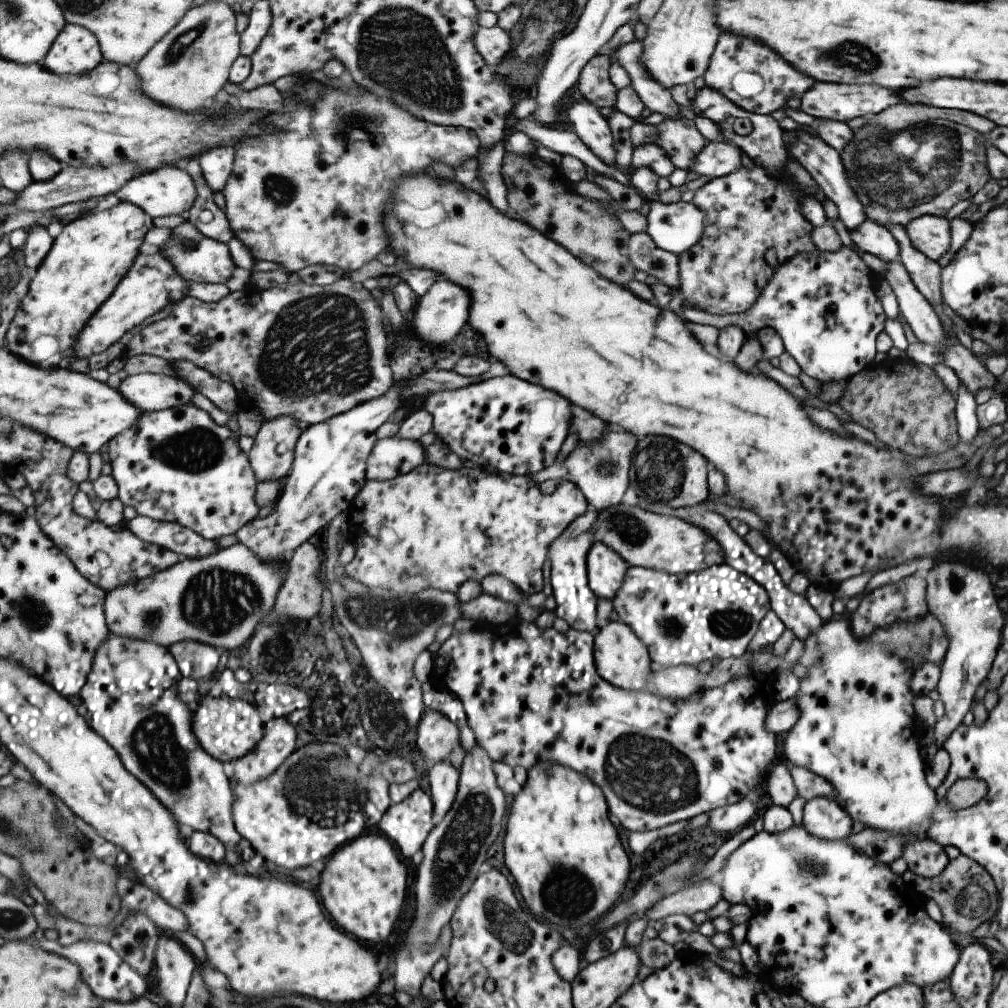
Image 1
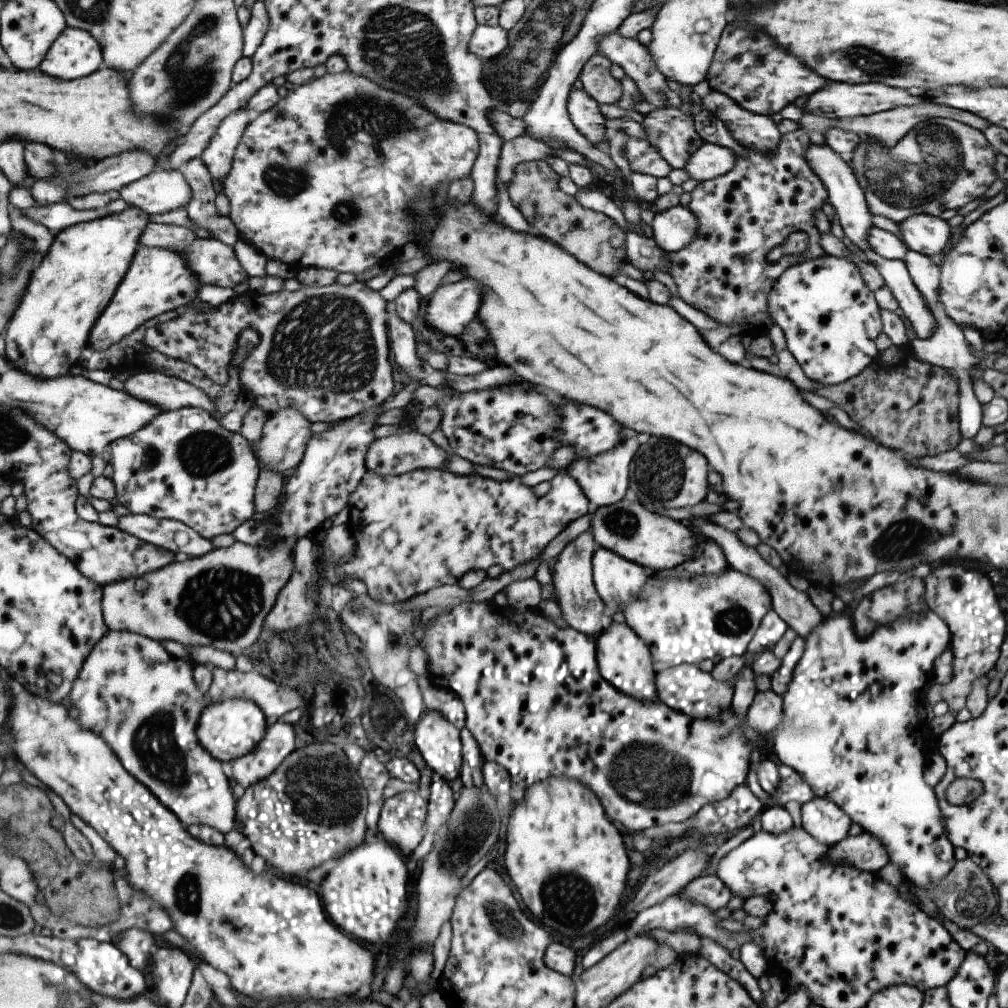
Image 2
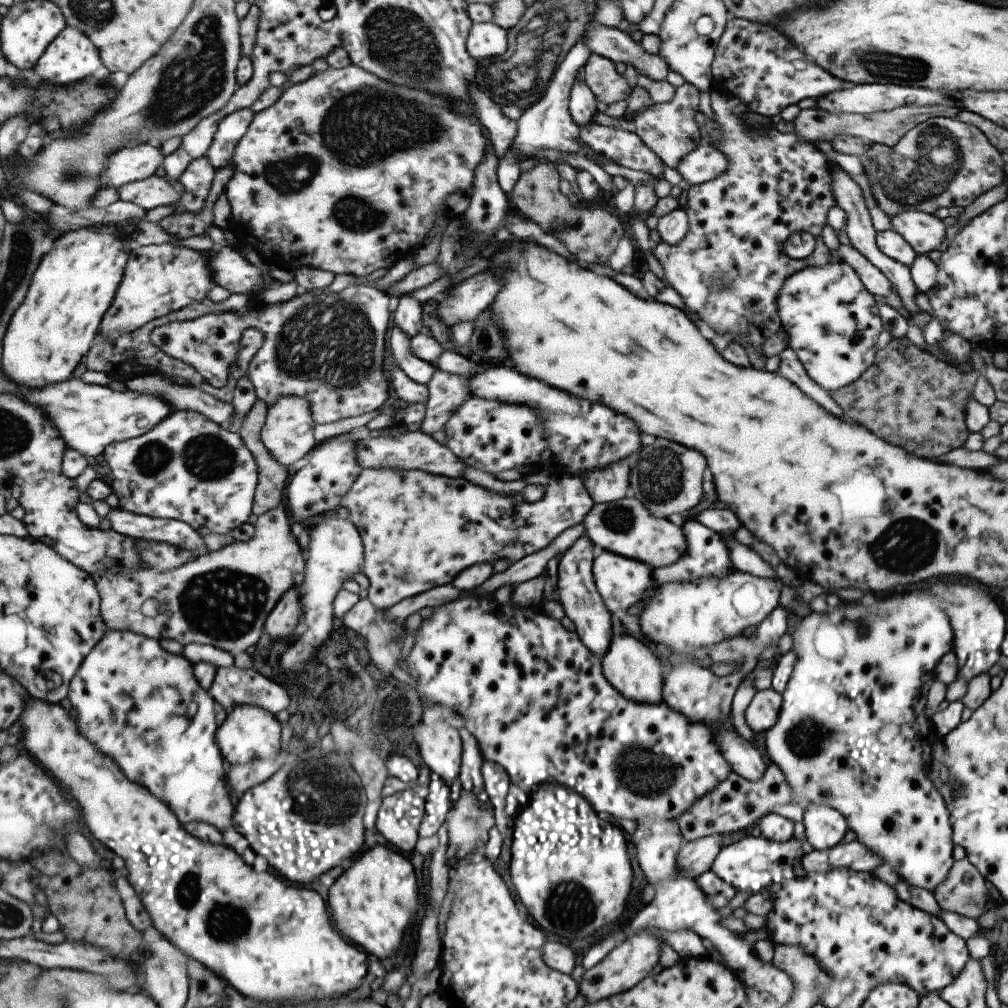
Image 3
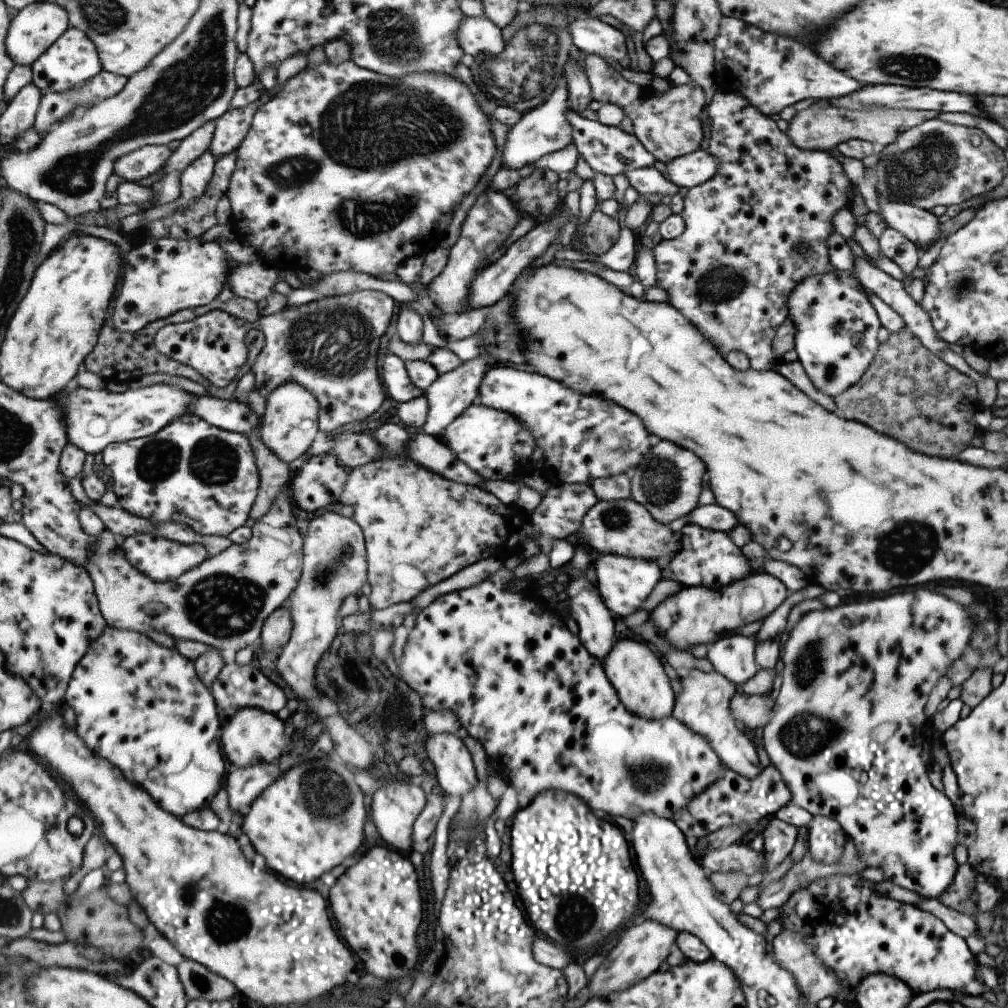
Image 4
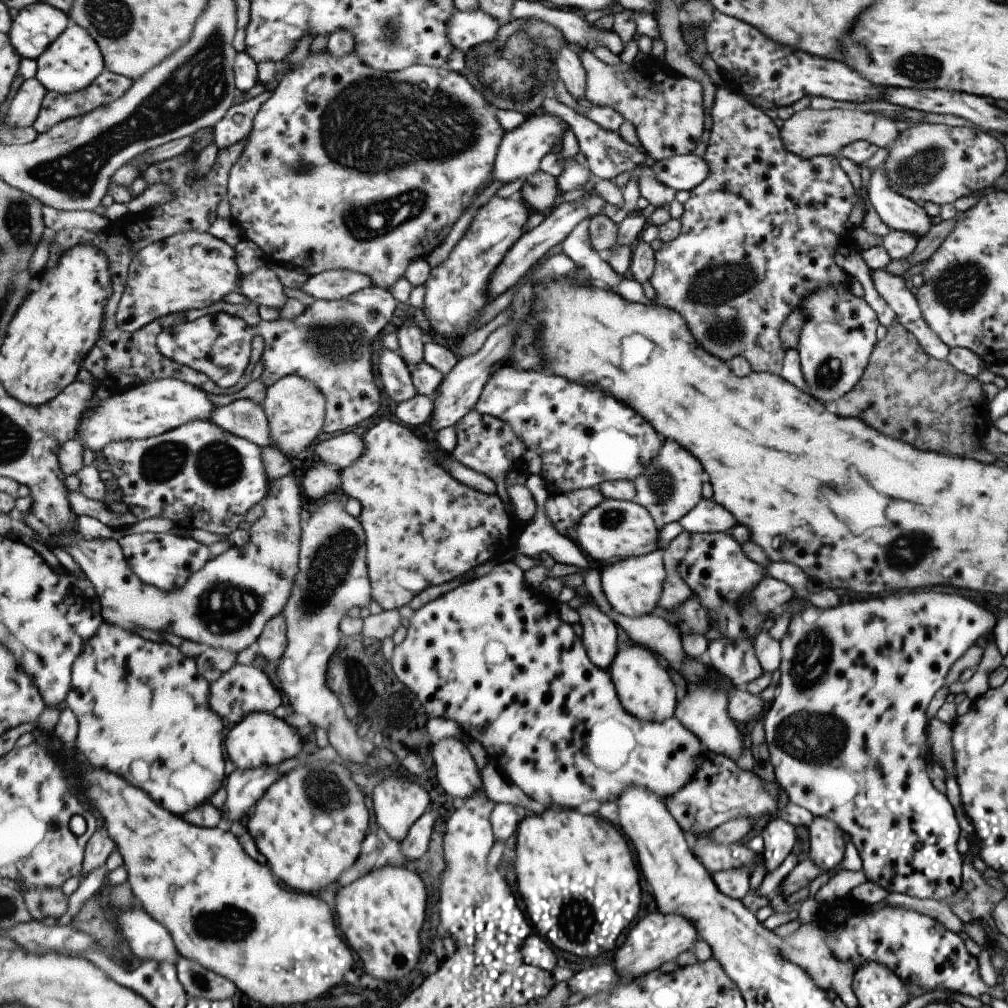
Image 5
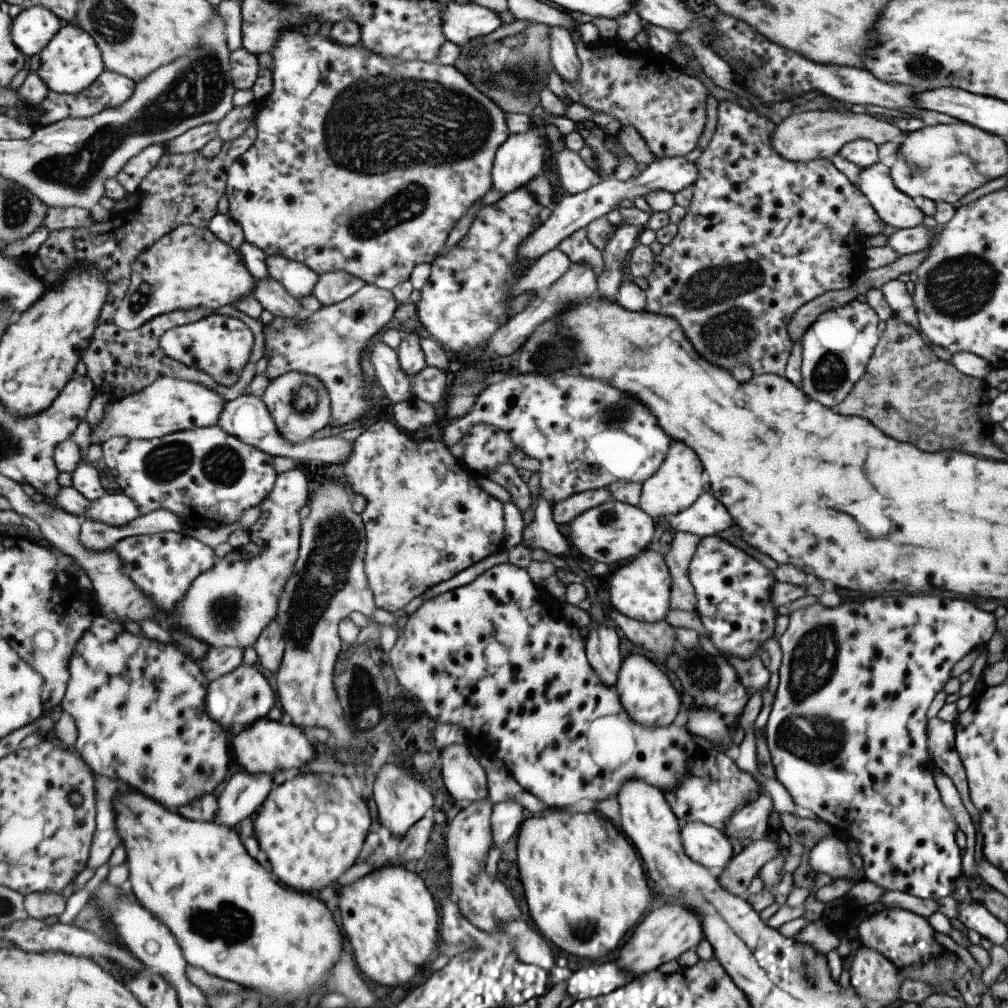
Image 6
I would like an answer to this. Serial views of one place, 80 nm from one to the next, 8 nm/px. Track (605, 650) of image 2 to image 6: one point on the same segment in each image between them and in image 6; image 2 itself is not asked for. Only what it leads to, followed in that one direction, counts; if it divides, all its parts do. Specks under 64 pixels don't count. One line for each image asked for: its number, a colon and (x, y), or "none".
3: (627, 664)
4: (643, 688)
5: (644, 688)
6: (646, 694)

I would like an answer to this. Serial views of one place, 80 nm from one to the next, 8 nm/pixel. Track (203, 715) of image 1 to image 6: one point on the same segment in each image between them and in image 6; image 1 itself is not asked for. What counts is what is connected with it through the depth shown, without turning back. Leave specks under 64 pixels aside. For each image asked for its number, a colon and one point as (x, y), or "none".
2: (231, 729)
3: (249, 732)
4: (252, 736)
5: (261, 739)
6: (265, 747)

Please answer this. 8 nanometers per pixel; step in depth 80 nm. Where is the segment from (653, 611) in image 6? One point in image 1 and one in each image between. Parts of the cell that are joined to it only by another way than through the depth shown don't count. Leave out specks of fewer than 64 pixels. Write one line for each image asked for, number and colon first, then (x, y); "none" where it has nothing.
1: (606, 570)
2: (615, 580)
3: (620, 581)
4: (623, 582)
5: (631, 586)

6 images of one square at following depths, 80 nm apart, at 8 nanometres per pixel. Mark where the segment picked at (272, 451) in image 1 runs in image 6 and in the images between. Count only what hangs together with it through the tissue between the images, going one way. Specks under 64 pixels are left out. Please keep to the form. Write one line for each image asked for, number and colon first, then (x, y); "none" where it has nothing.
2: (283, 443)
3: (288, 432)
4: (290, 425)
5: (296, 409)
6: (299, 403)

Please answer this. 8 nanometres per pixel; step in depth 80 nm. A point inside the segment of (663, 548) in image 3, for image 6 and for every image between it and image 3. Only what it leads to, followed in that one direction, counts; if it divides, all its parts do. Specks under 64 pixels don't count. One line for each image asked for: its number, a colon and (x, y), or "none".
4: (623, 527)
5: (613, 530)
6: (611, 533)

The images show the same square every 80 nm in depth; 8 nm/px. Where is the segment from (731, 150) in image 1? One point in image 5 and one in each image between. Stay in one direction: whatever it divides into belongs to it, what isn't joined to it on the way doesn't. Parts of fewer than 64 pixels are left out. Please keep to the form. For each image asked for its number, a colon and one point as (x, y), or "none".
2: (709, 161)
3: (705, 163)
4: (694, 168)
5: (680, 172)

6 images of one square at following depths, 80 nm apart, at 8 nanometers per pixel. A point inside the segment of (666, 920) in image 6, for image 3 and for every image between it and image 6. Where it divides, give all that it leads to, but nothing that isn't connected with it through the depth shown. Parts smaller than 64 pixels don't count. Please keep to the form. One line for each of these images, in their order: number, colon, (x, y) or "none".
3: (626, 964)
4: (640, 949)
5: (656, 938)

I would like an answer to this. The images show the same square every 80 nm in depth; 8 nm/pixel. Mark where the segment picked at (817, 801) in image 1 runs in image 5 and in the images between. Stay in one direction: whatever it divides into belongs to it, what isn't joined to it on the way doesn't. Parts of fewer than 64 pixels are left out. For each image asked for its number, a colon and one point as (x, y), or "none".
2: (822, 819)
3: (824, 827)
4: (825, 837)
5: (826, 840)

